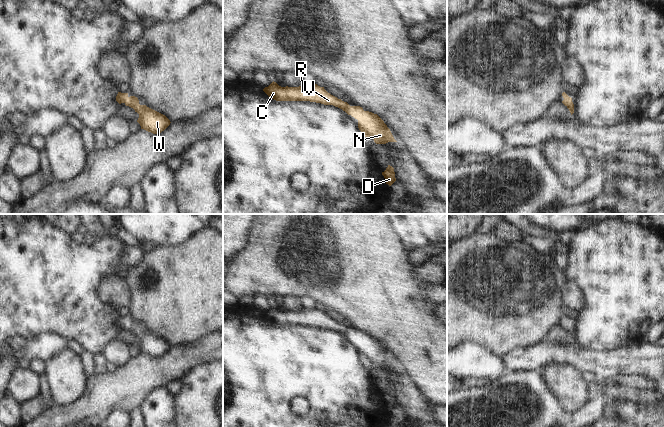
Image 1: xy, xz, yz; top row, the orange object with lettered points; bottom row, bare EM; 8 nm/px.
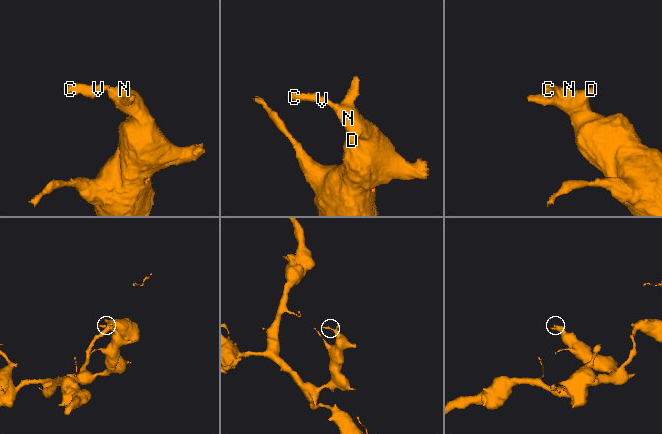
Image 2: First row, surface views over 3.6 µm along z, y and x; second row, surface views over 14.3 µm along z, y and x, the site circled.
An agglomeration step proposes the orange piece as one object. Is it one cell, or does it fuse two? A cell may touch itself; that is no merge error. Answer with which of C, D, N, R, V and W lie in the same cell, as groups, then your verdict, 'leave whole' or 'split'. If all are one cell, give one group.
groups C D N R V W; leave whole

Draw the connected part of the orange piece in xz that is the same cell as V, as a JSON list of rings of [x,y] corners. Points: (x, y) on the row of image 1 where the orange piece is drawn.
[[[273,81],[263,91],[276,101],[310,101],[324,105],[333,105],[357,119],[358,128],[363,136],[373,139],[376,144],[397,142],[390,129],[377,114],[364,111],[360,106],[350,106],[347,102],[331,95],[324,87],[320,87],[317,84],[281,87]]]

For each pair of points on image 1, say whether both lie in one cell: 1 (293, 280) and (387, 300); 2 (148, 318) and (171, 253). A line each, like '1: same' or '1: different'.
1: same
2: same

